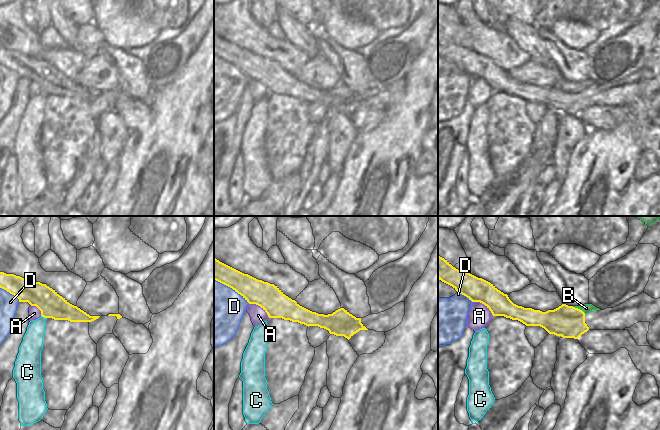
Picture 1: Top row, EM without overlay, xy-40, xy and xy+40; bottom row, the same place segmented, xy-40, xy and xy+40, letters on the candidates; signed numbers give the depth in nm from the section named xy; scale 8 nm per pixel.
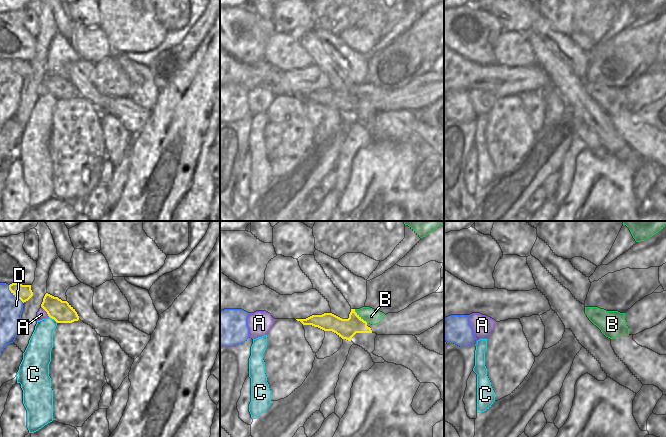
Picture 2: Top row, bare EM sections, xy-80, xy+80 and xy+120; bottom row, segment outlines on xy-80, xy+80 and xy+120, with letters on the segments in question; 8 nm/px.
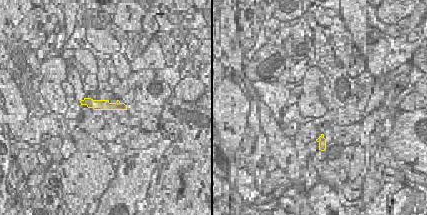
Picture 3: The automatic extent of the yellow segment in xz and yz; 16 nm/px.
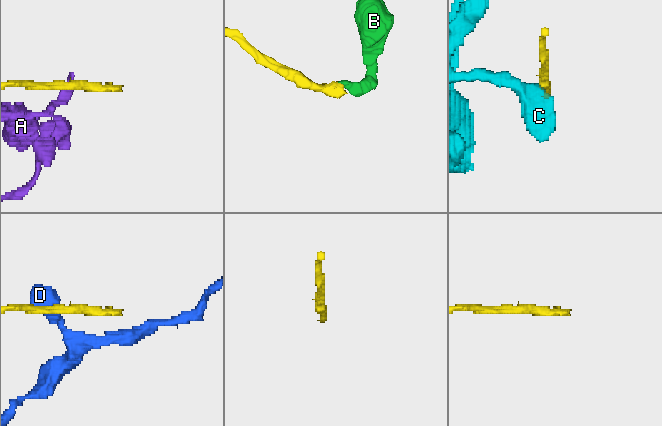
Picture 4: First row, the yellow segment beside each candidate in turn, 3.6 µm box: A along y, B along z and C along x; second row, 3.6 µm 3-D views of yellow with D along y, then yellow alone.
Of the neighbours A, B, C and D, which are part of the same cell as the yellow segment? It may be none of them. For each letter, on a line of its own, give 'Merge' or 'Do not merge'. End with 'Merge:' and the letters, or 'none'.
A: Do not merge
B: Do not merge
C: Do not merge
D: Do not merge
Merge: none

